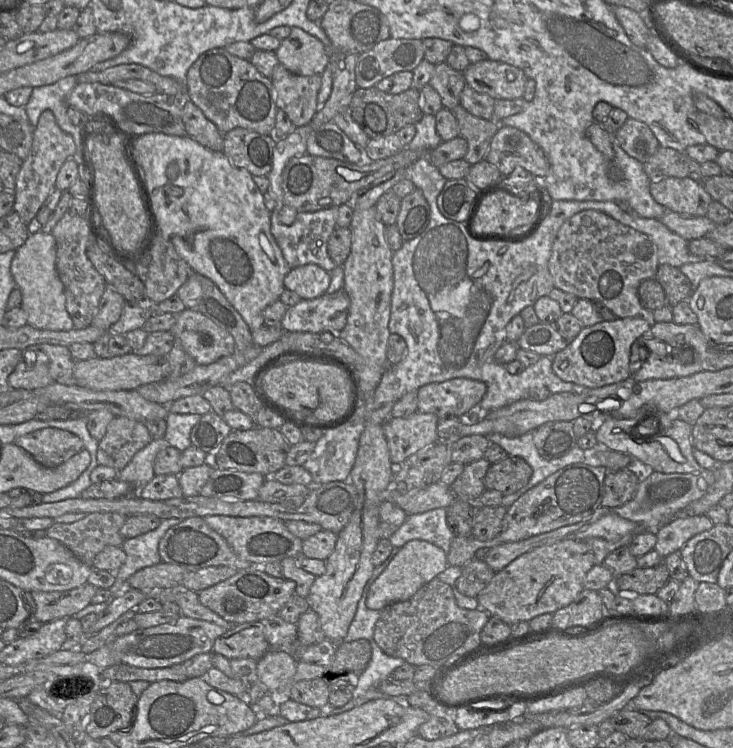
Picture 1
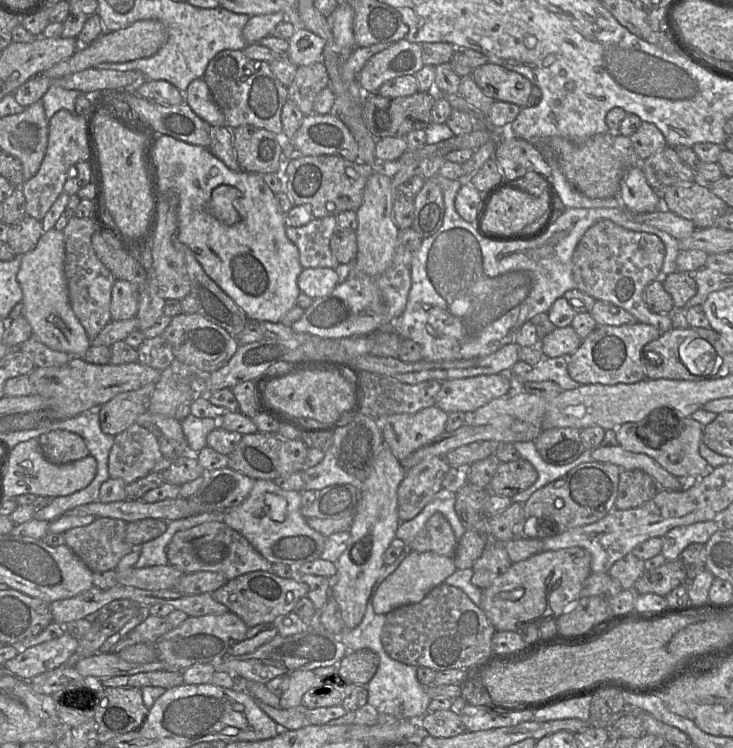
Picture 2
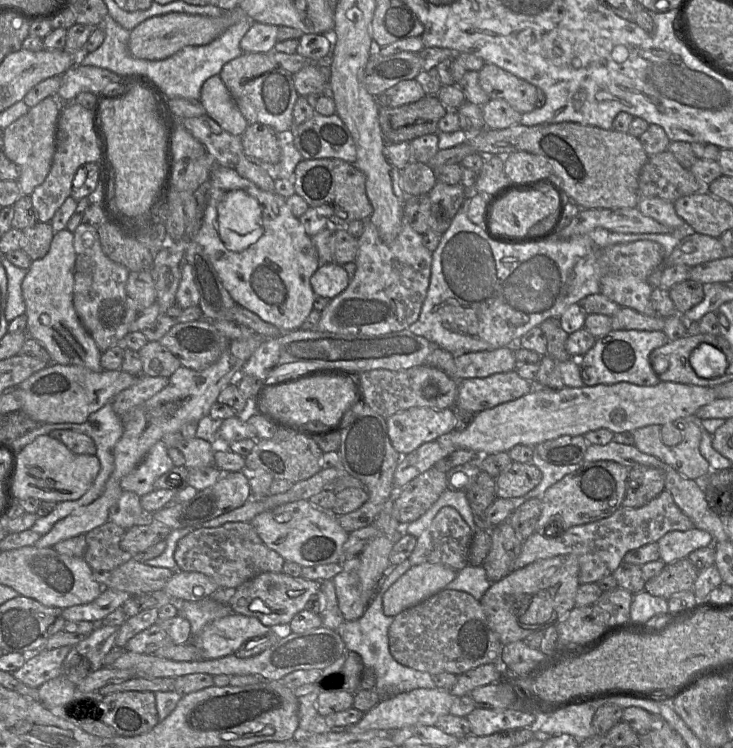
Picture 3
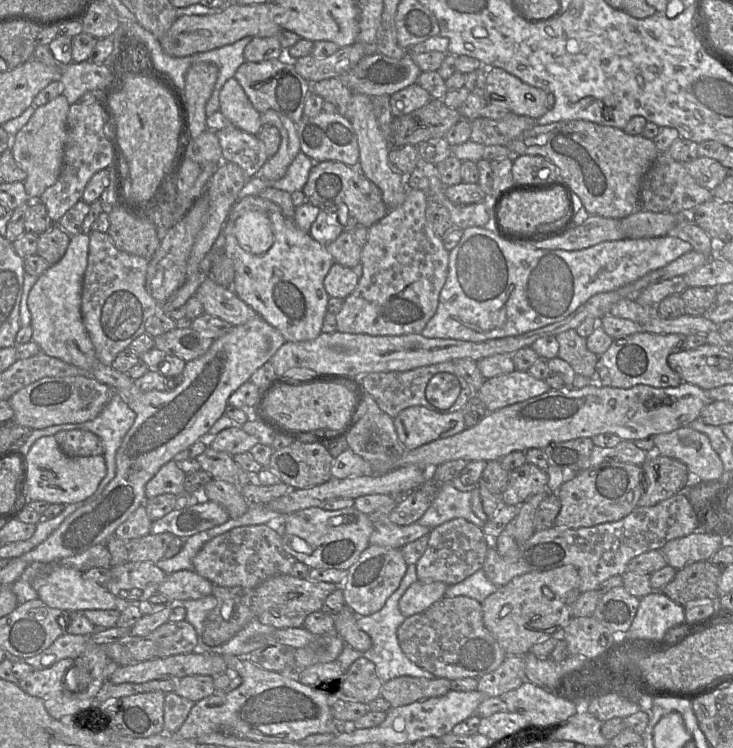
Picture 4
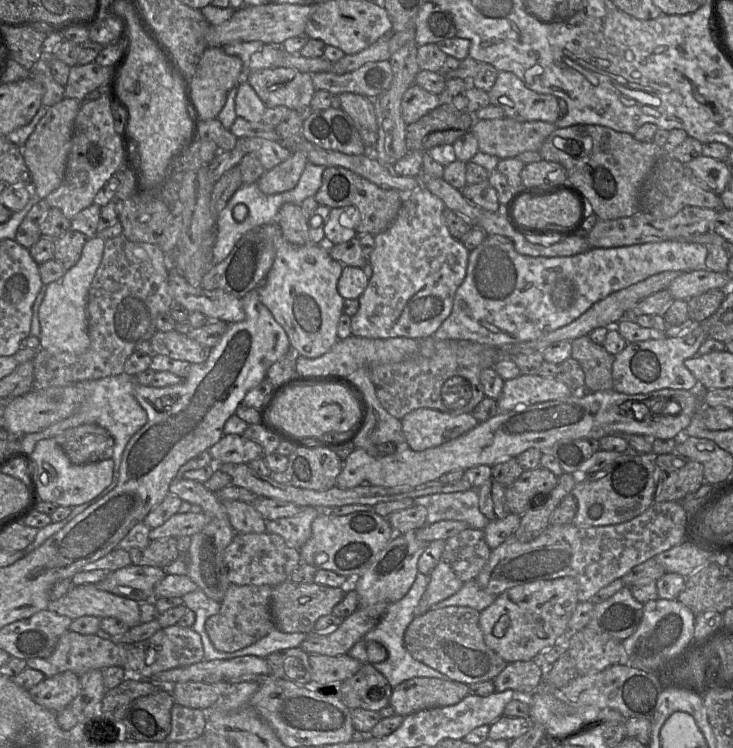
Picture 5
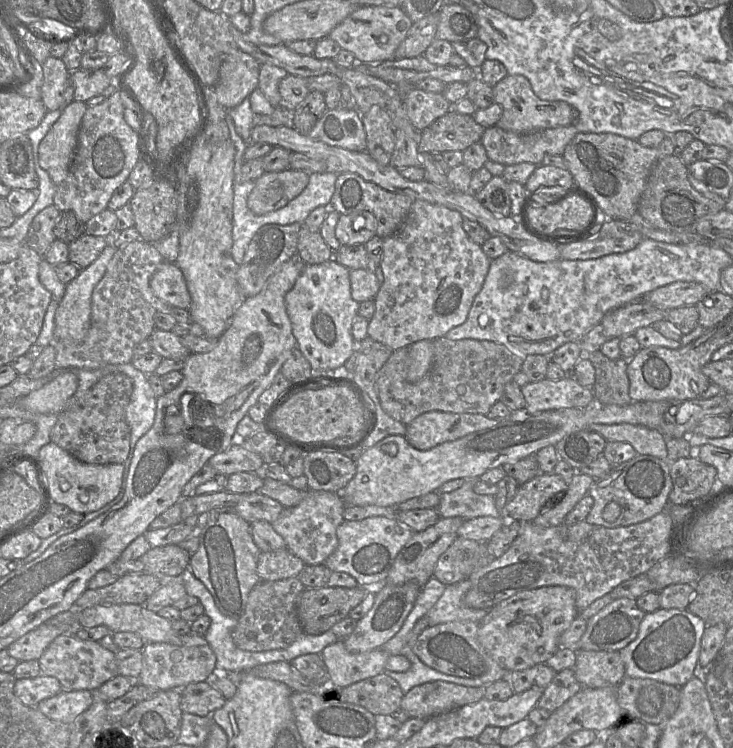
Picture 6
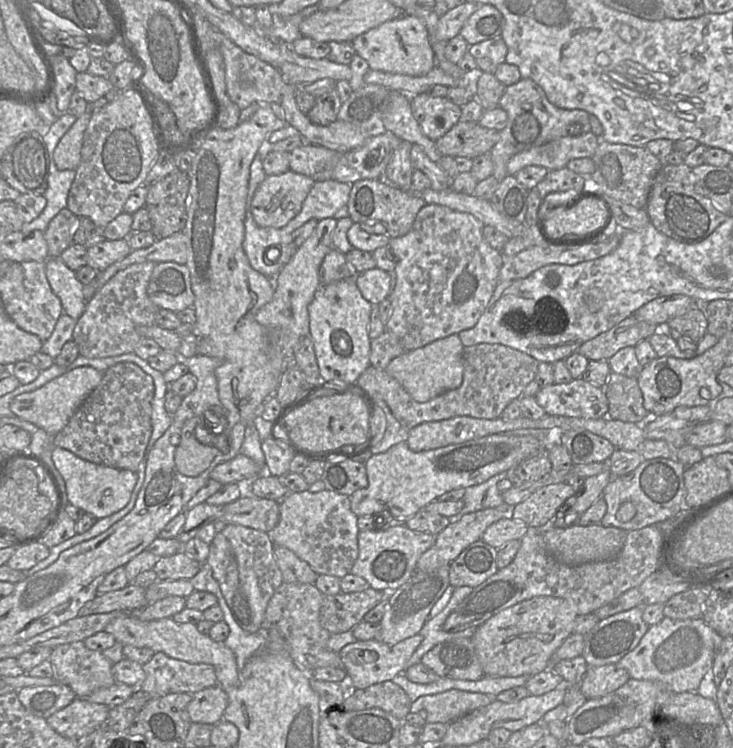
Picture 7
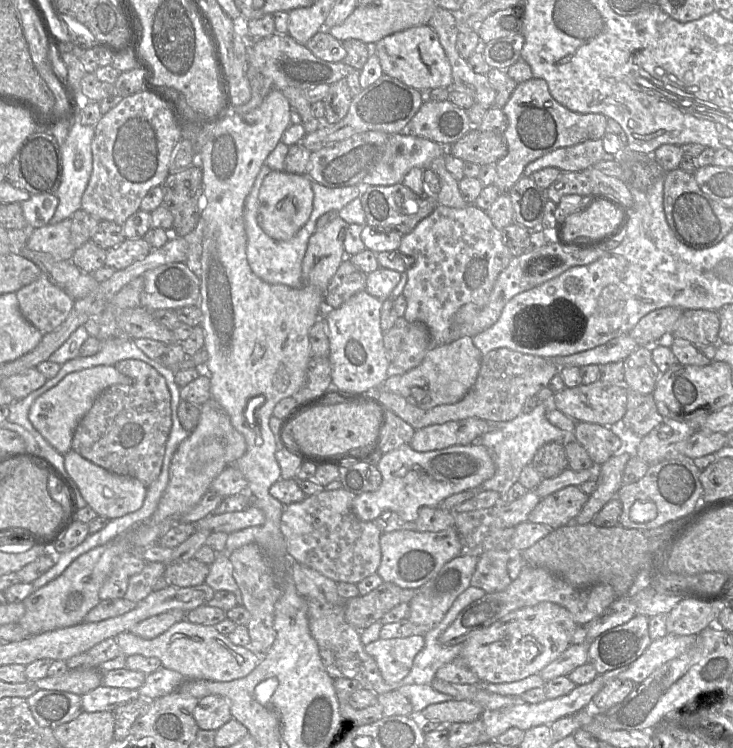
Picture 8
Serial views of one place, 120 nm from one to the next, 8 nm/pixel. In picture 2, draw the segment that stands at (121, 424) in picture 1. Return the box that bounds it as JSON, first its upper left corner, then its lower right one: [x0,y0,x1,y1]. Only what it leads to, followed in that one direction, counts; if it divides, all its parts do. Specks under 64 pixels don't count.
[108,423,162,484]

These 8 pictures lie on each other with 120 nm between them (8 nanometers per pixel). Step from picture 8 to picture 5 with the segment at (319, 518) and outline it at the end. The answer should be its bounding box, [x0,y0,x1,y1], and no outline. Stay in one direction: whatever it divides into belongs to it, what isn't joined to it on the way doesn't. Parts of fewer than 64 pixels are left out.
[266,507,322,550]

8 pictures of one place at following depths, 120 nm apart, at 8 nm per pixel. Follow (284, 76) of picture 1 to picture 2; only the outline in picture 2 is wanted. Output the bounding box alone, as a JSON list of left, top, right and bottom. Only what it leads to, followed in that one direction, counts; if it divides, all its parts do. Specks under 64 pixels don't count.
[287,62,329,117]

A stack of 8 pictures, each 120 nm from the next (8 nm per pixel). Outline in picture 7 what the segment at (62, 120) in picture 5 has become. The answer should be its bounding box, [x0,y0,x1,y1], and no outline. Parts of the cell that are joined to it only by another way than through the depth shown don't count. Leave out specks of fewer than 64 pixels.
[52,111,91,170]

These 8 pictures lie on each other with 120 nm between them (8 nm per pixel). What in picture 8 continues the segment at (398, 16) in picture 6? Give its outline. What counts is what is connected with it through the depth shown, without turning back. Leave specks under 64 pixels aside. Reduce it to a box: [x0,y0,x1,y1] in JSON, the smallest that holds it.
[370,26,451,92]

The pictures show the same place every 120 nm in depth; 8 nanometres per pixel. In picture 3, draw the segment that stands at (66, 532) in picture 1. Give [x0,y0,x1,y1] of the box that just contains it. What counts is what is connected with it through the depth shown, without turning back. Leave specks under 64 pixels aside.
[84,521,134,572]

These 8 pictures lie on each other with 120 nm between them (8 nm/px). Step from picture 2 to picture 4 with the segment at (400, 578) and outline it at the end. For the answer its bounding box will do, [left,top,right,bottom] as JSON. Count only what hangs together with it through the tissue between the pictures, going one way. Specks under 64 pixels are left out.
[399,581,448,617]

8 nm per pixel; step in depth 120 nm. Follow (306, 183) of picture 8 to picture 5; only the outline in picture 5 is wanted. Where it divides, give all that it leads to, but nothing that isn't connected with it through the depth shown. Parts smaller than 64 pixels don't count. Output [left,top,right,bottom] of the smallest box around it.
[257,151,307,195]

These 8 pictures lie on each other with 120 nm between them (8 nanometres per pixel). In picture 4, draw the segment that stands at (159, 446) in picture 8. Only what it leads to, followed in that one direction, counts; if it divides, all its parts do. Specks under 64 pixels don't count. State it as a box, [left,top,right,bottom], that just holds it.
[54,429,104,457]

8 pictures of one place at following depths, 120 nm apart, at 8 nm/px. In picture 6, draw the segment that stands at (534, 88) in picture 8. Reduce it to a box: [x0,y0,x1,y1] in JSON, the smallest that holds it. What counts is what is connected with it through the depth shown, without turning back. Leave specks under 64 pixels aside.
[493,75,578,133]

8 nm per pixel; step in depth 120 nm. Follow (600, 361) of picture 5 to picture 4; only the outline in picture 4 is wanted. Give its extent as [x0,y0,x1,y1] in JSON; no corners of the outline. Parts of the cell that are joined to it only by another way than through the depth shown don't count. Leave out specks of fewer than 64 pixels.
[556,330,599,382]

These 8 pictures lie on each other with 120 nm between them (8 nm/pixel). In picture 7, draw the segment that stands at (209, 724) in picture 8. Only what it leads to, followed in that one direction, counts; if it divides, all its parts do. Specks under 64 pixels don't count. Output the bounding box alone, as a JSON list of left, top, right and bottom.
[187,686,228,725]

